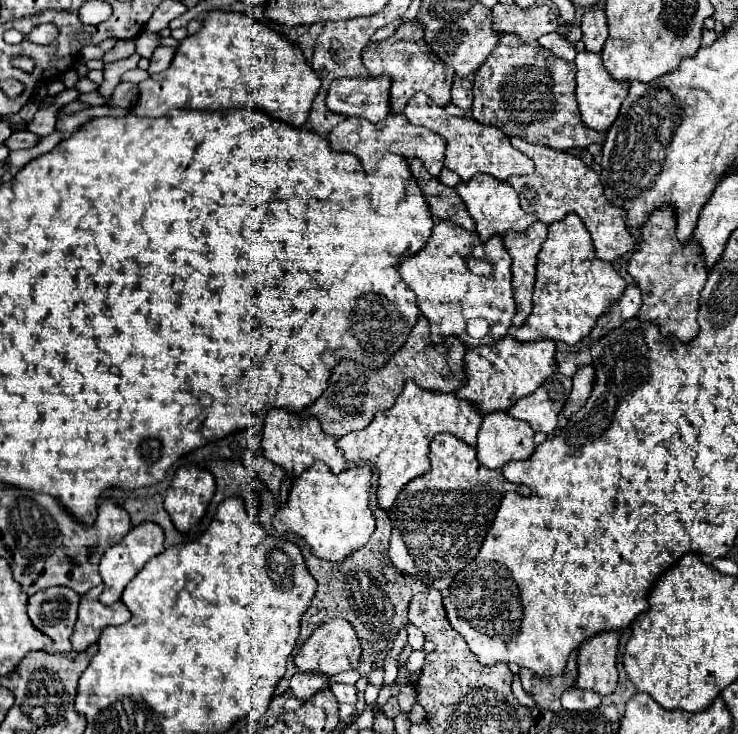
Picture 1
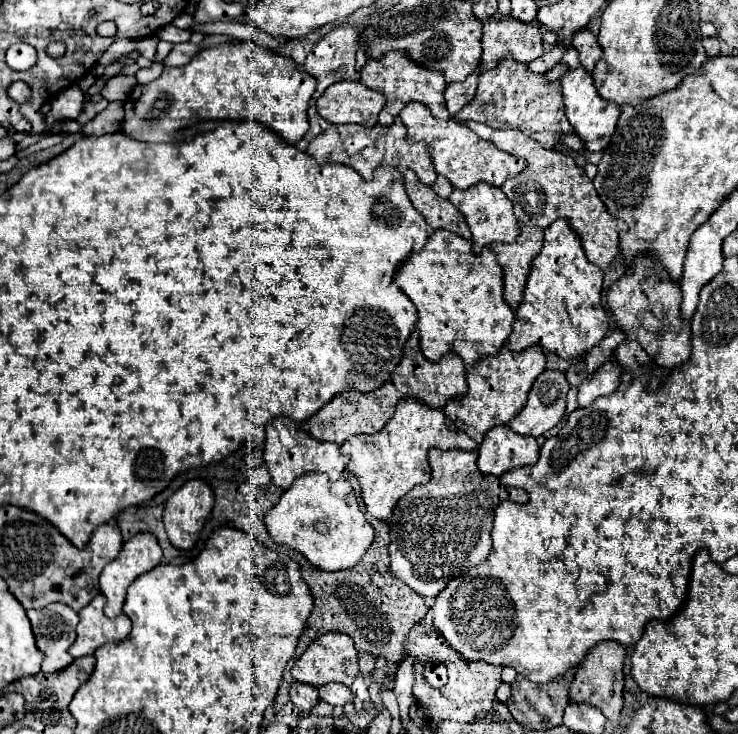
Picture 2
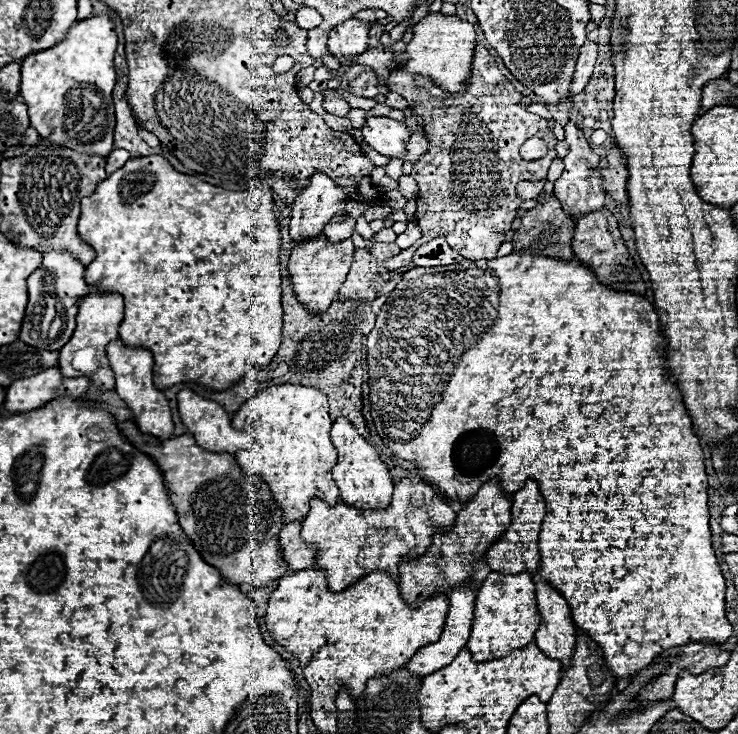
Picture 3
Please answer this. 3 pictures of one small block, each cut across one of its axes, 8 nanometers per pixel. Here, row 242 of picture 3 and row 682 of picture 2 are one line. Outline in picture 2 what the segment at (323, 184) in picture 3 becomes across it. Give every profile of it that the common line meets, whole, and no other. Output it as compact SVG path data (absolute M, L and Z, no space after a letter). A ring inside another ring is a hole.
M294 682L290 686L290 700L304 712L312 710L318 702L318 688L314 686L308 686L308 684L300 684L300 682Z

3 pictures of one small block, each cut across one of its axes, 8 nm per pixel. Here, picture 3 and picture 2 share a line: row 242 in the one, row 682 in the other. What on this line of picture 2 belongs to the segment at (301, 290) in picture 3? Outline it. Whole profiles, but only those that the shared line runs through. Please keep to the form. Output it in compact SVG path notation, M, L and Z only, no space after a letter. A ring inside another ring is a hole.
M328 632L322 634L318 640L314 640L308 650L296 660L294 668L290 670L292 678L296 682L302 684L310 684L310 686L324 686L328 682L340 682L344 686L352 686L354 678L358 676L358 652L354 650L354 642L350 636L346 634L336 634L336 632Z

